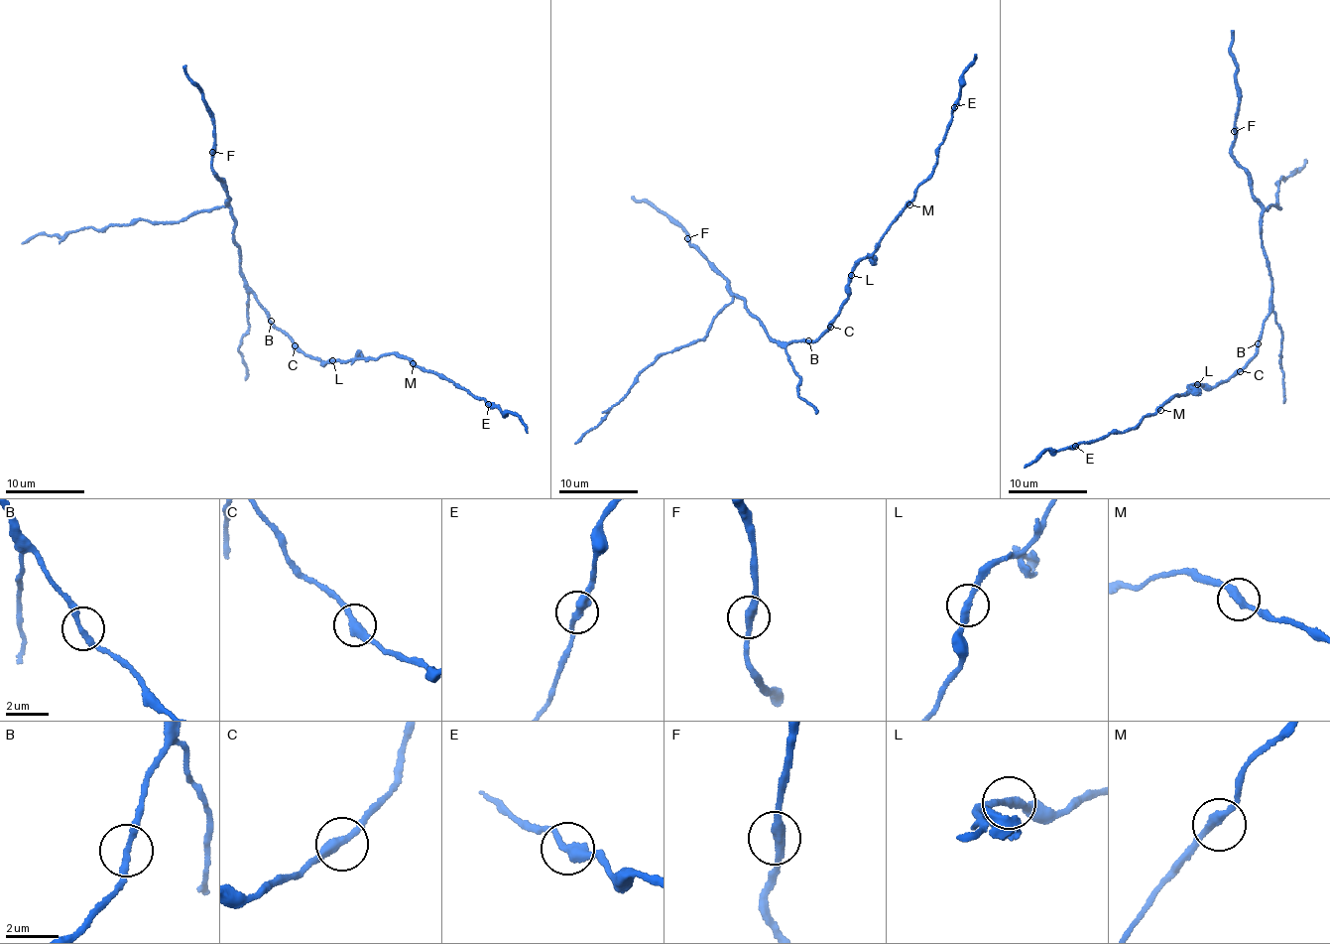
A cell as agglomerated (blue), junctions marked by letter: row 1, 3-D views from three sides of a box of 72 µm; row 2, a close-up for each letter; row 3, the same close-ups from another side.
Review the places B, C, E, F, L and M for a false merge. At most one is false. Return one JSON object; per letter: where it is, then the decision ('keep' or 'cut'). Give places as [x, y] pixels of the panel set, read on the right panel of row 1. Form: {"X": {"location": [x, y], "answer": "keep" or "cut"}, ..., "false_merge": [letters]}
{"B": {"location": [1258, 343], "answer": "keep"}, "C": {"location": [1240, 371], "answer": "keep"}, "E": {"location": [1075, 446], "answer": "keep"}, "F": {"location": [1234, 131], "answer": "keep"}, "L": {"location": [1197, 384], "answer": "keep"}, "M": {"location": [1160, 410], "answer": "keep"}, "false_merge": []}

